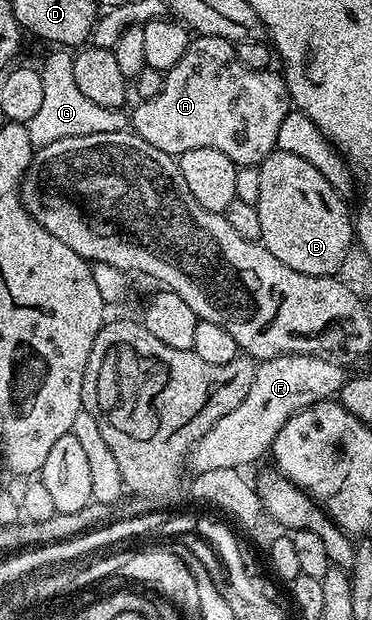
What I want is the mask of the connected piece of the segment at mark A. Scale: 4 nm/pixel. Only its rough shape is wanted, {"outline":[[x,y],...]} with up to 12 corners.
{"outline":[[197,36],[138,101],[132,129],[180,156],[228,147],[241,166],[277,149],[291,109],[272,69]]}

